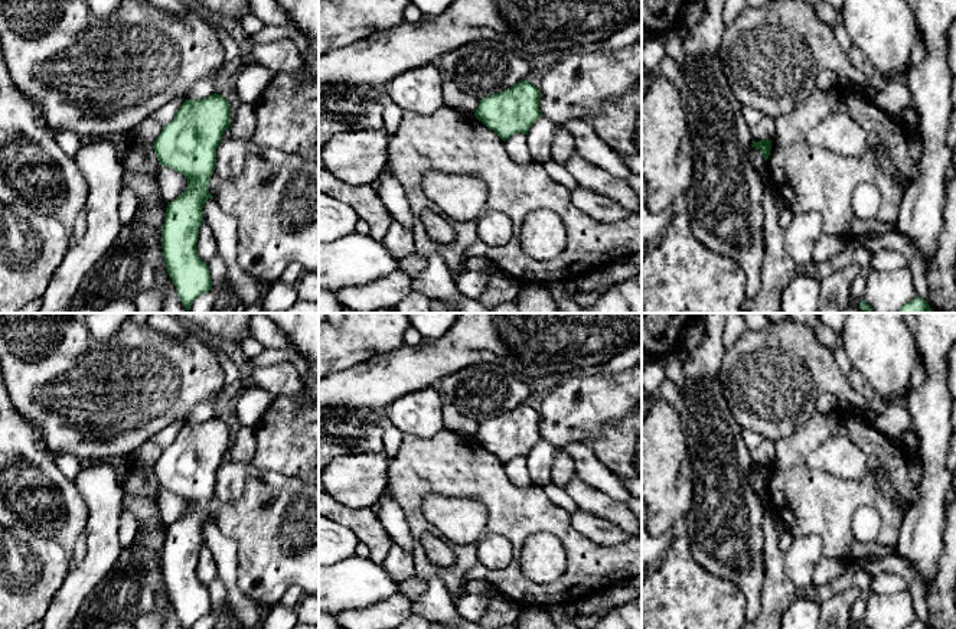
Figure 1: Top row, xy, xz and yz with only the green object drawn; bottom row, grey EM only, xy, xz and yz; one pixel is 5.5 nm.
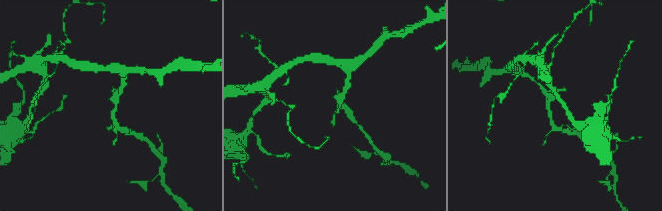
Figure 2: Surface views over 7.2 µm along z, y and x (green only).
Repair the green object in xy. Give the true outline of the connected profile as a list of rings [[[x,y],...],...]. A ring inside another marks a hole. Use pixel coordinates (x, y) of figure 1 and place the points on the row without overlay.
[[[215,415],[202,423],[186,423],[153,466],[159,488],[177,493],[187,502],[186,514],[167,527],[161,550],[166,591],[183,629],[192,629],[199,619],[212,612],[208,587],[199,581],[196,567],[199,551],[205,544],[202,529],[212,521],[208,508],[216,488],[216,472],[229,449],[229,427],[222,418]]]

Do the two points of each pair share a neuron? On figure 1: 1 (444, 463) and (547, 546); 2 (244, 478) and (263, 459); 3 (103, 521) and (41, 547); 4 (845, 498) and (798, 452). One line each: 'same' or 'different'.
1: different
2: different
3: different
4: same

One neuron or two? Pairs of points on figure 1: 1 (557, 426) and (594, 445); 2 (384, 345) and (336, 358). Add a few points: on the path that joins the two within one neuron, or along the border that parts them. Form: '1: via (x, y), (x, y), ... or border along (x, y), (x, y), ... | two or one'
1: border along (616, 421), (606, 423), (583, 443) | two
2: via (372, 348), (369, 351), (348, 351) | one

